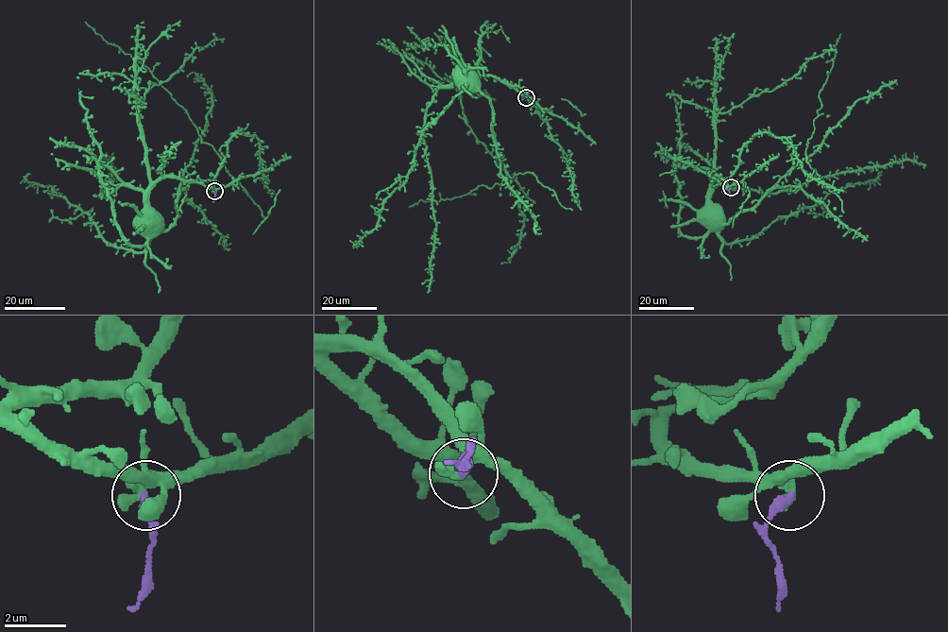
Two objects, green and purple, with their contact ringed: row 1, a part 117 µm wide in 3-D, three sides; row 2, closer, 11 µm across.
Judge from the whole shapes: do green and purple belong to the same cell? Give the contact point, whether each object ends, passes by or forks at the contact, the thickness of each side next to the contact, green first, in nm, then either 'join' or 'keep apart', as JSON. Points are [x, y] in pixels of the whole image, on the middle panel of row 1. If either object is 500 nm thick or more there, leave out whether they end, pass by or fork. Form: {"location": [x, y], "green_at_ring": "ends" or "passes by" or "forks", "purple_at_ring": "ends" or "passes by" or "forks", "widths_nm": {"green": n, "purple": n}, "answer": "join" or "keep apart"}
{"location": [526, 97], "green_at_ring": "ends", "purple_at_ring": "ends", "widths_nm": {"green": 360, "purple": 340}, "answer": "keep apart"}

